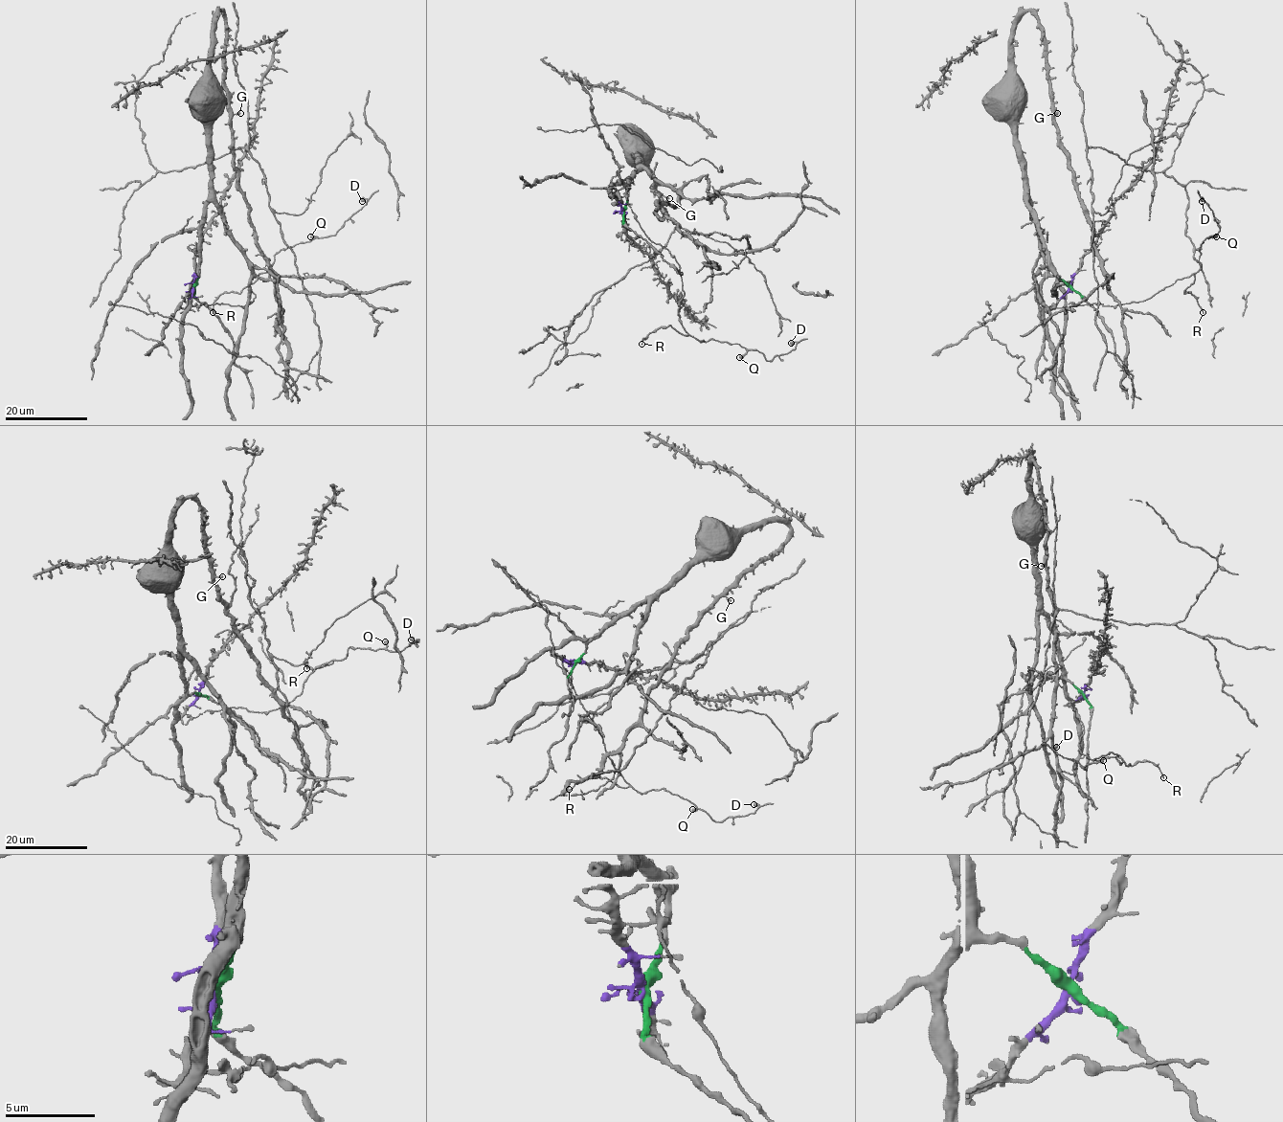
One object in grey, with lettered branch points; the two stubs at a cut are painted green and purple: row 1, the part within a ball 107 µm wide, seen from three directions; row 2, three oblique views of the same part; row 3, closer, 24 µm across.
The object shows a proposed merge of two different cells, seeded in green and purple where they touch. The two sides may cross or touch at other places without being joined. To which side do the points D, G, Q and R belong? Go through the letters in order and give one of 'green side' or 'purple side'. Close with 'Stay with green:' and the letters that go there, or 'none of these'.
D: purple side
G: green side
Q: purple side
R: purple side
Stay with green: G

